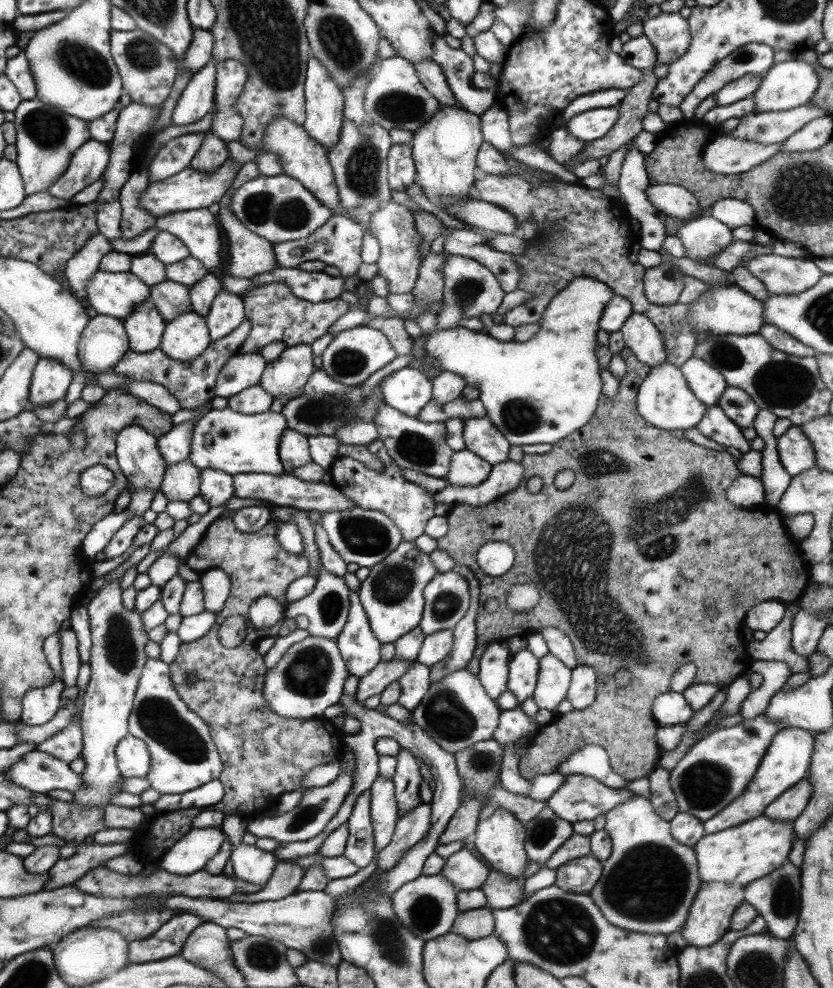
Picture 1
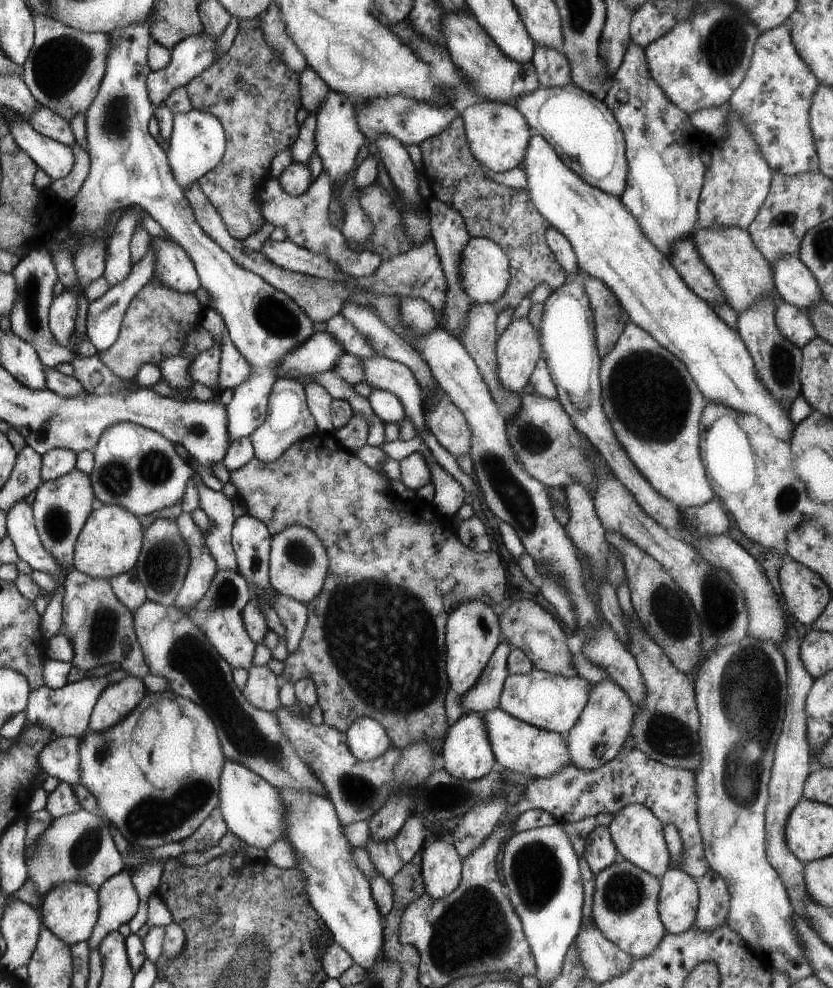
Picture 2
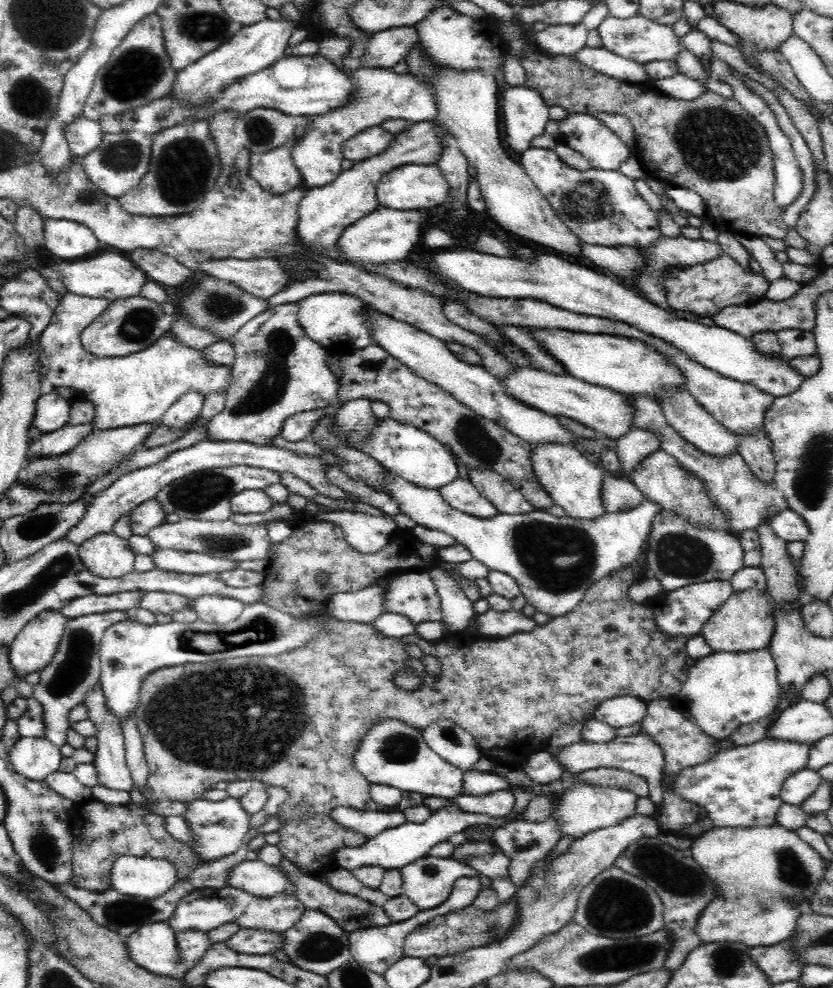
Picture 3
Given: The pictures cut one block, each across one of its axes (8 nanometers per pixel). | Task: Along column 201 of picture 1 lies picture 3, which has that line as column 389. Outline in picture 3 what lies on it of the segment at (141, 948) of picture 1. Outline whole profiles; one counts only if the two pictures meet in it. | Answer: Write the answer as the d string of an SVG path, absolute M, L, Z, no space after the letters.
M286 858L280 860L280 868L286 872L286 876L296 884L296 890L298 890L298 900L304 902L306 910L318 910L318 912L324 912L328 914L342 930L346 930L348 934L352 932L358 932L358 930L366 930L366 928L380 928L380 926L388 926L392 920L388 918L388 914L384 912L384 908L376 906L376 904L370 904L358 896L350 896L350 894L342 894L338 890L334 890L332 886L324 886L320 884L316 878L312 876L306 876L302 874L302 870L298 870L298 866Z

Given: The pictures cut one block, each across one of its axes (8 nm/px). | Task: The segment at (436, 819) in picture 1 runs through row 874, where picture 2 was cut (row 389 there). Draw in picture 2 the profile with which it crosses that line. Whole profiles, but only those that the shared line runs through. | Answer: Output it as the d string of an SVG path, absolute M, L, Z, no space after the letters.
M371 356L371 358L361 358L361 364L363 364L363 382L365 382L365 386L369 384L371 386L371 390L375 390L375 388L379 388L379 390L385 390L385 392L391 392L393 396L397 396L399 398L399 402L401 402L401 406L403 406L403 412L405 412L405 418L411 418L411 420L415 420L415 432L417 432L417 436L421 436L421 440L423 440L423 444L431 450L431 454L433 454L433 458L435 458L435 462L451 476L451 478L455 478L455 482L465 490L465 492L471 492L473 496L477 496L477 480L473 478L473 476L467 476L467 474L463 474L461 470L459 470L459 466L457 466L457 460L453 458L453 456L449 456L439 444L437 444L437 440L425 430L425 426L423 426L423 420L421 420L421 414L423 414L423 404L425 404L425 400L423 400L423 390L419 388L419 384L417 384L417 380L413 378L413 374L411 374L411 370L405 366L405 364L399 364L397 360L389 360L389 358L383 358L383 356Z

